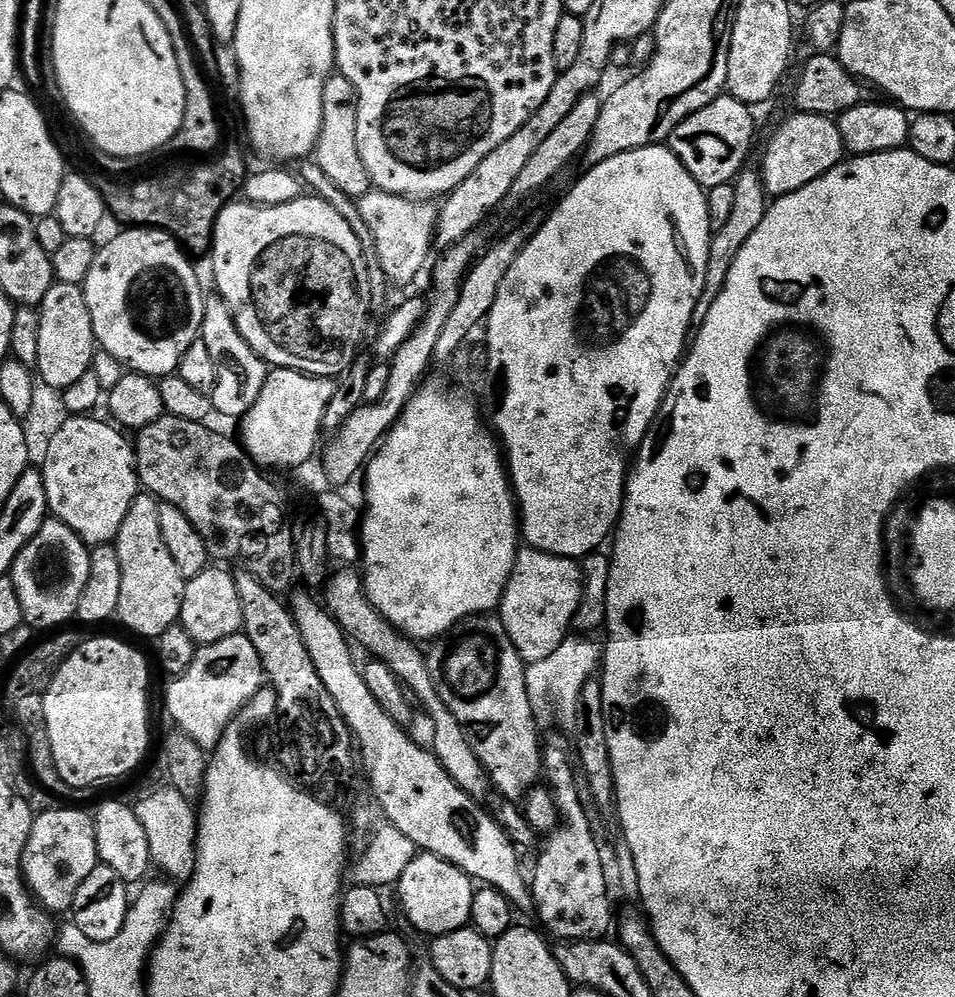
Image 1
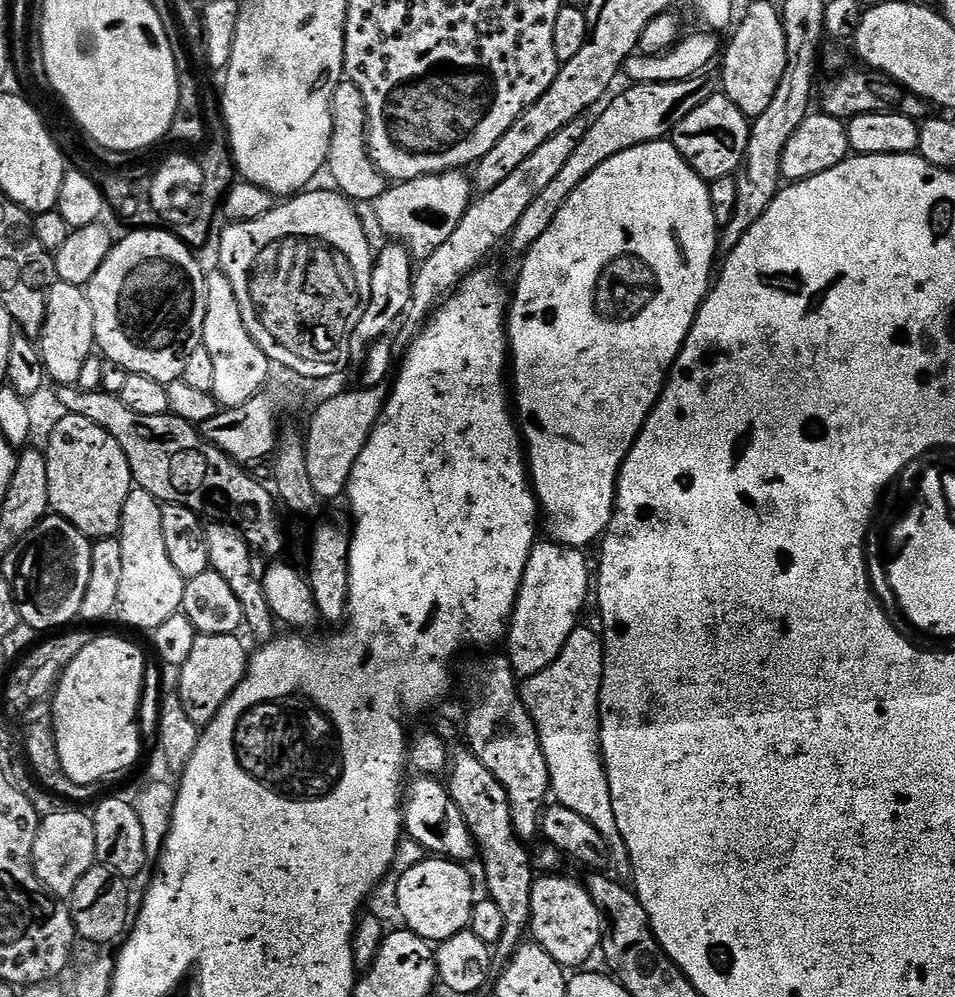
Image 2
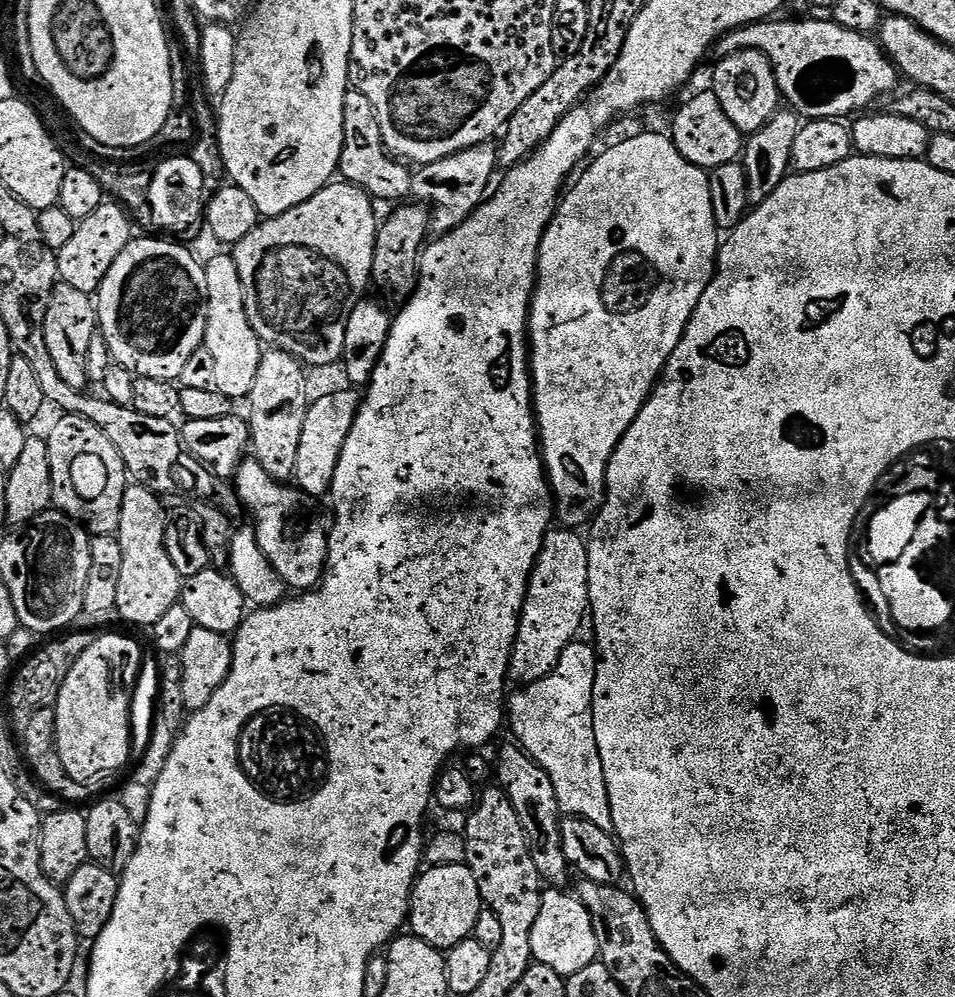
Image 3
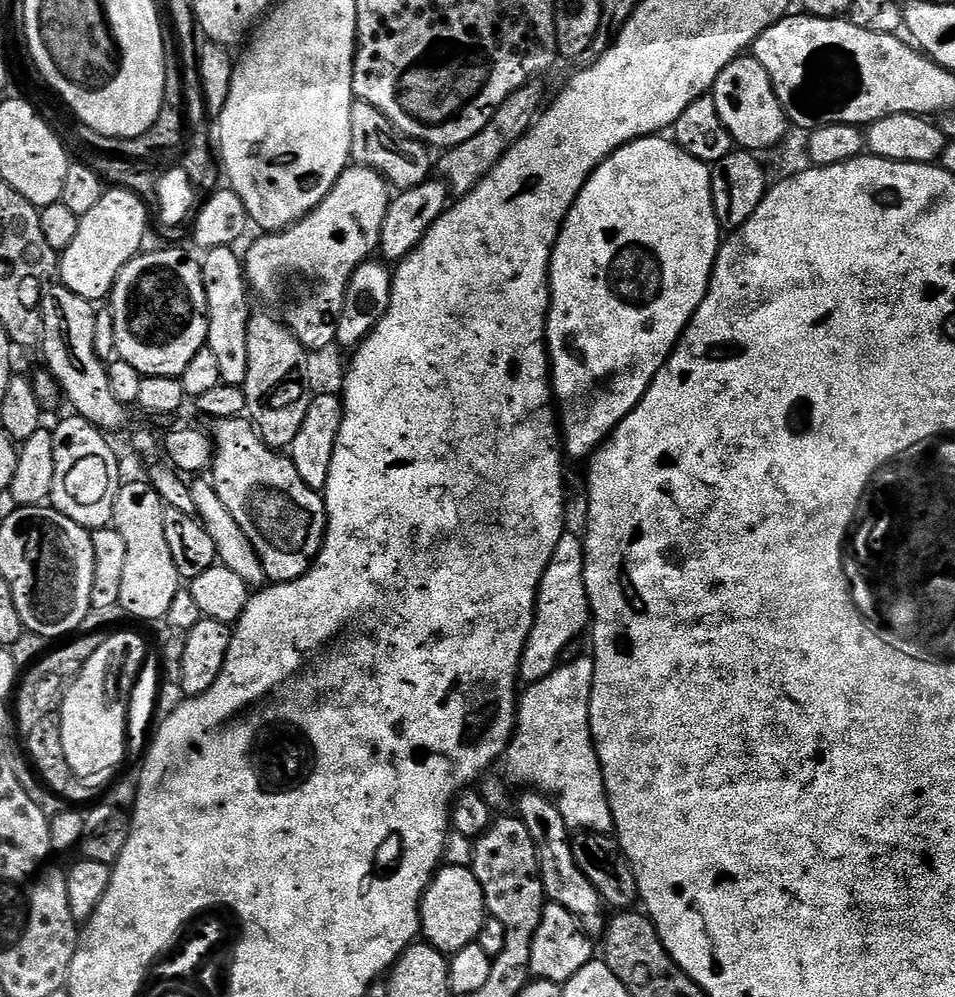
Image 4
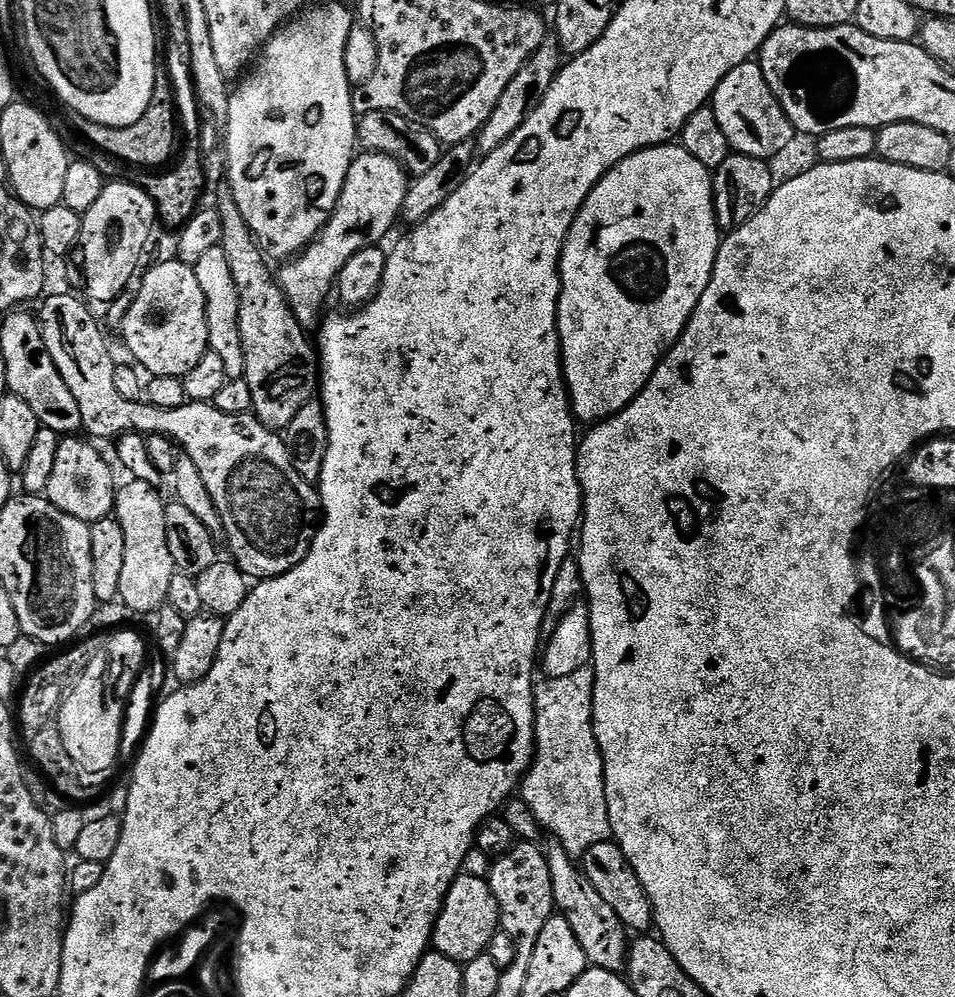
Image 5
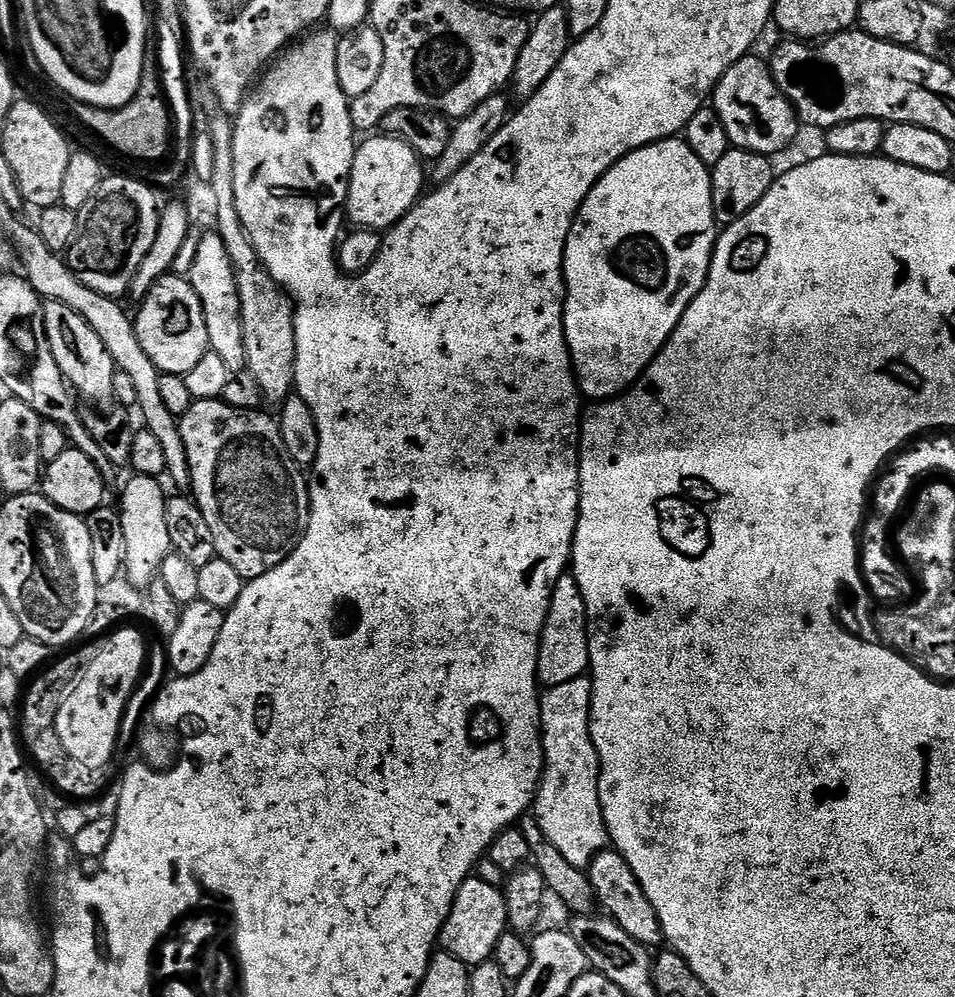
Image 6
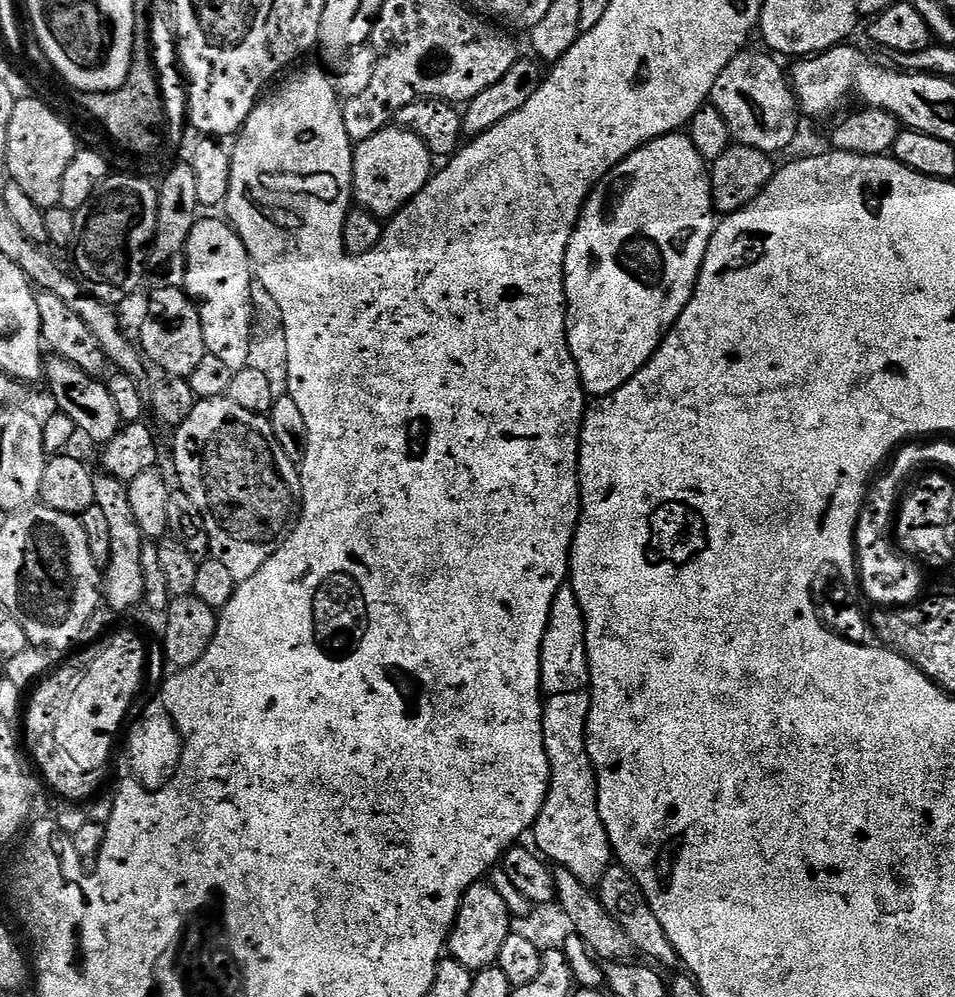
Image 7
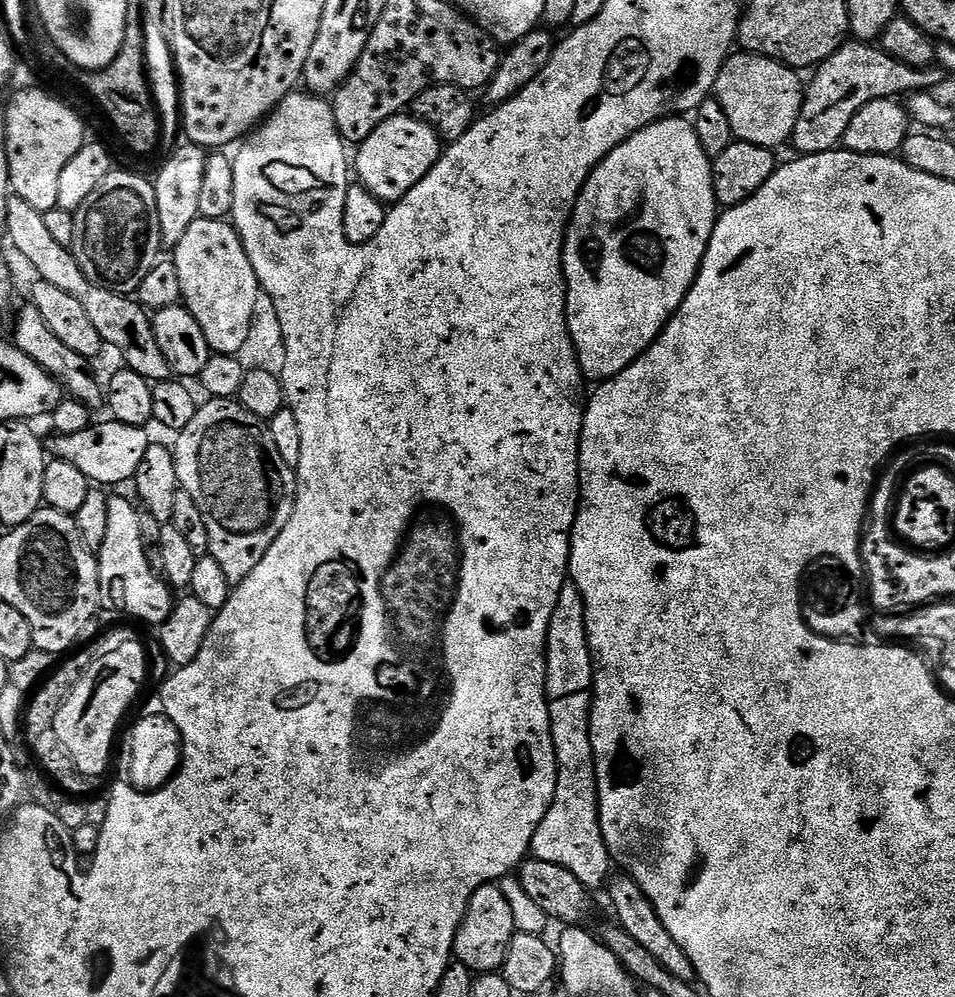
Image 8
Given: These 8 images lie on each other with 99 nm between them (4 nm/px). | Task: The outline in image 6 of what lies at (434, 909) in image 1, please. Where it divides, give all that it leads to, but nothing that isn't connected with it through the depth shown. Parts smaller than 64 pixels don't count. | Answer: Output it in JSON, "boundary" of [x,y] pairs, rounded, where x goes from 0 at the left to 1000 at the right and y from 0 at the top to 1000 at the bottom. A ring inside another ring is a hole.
{"boundary":[[[491,881],[484,885],[475,901],[475,909],[463,929],[459,947],[464,954],[480,961],[485,967],[491,969],[510,967],[519,958],[521,941],[526,941],[530,934],[533,934],[532,914],[527,894],[513,889],[513,885]]]}

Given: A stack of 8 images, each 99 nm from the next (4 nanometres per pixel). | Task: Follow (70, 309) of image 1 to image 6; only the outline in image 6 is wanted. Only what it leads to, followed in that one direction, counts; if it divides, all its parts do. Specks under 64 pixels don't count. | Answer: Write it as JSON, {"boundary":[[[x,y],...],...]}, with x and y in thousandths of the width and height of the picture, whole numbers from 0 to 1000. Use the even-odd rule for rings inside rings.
{"boundary":[[[46,301],[45,306],[48,339],[57,355],[57,362],[64,369],[72,390],[85,402],[88,400],[96,405],[116,406],[119,401],[119,375],[124,370],[115,359],[115,351],[107,347],[107,339],[103,339],[103,335],[94,331],[90,319],[73,311],[73,307],[65,307],[65,303],[55,301]]]}

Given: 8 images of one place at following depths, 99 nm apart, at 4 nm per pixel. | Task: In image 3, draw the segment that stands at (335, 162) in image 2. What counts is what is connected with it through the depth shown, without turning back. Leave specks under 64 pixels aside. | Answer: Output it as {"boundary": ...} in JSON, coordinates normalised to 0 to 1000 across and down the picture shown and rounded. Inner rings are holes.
{"boundary":[[[372,90],[364,91],[358,106],[358,130],[360,141],[355,176],[363,184],[375,187],[385,194],[391,202],[426,202],[431,197],[432,170],[406,151],[404,142],[400,138],[400,126],[396,126],[396,114],[392,110],[392,105],[384,100],[383,94]]]}

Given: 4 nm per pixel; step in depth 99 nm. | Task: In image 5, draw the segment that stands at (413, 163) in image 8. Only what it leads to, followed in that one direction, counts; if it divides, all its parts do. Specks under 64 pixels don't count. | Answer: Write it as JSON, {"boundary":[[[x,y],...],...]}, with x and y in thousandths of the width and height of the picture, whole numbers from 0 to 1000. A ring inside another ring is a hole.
{"boundary":[[[399,152],[376,153],[378,156],[359,174],[360,186],[355,186],[348,216],[339,224],[330,241],[317,253],[294,264],[291,269],[293,289],[299,295],[302,306],[319,331],[327,331],[336,324],[335,308],[347,298],[358,267],[375,255],[375,251],[399,244],[398,240],[420,220],[419,212],[427,194],[429,178],[423,168]]]}

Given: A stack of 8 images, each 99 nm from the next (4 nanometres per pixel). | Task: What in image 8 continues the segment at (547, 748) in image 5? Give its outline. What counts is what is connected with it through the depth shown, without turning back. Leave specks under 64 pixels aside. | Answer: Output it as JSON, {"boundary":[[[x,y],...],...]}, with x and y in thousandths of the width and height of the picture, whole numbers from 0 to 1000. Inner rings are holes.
{"boundary":[[[610,694],[584,700],[575,705],[574,715],[582,749],[584,780],[580,804],[576,812],[572,812],[572,820],[568,820],[557,842],[556,858],[568,865],[580,865],[580,869],[597,873],[597,877],[601,877],[601,881],[605,881],[605,885],[613,887],[617,893],[631,892],[639,879],[637,870],[642,870],[643,864],[637,858],[628,827],[628,801],[616,723],[620,716],[620,698]]]}

